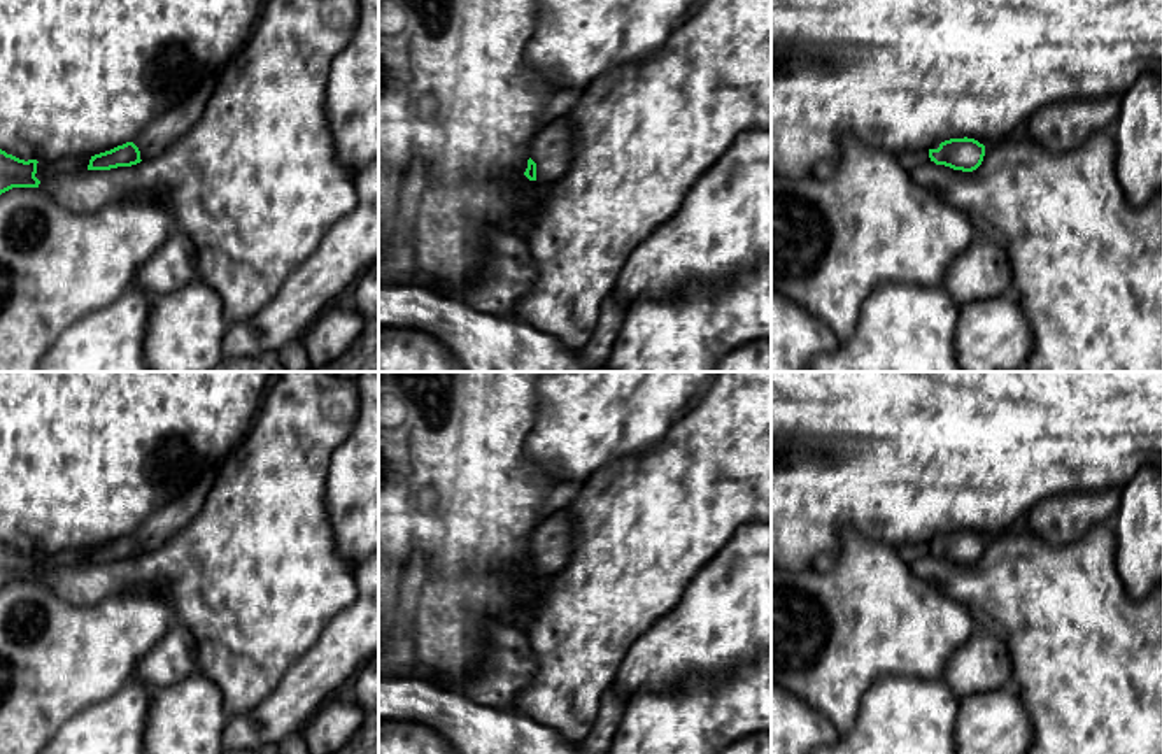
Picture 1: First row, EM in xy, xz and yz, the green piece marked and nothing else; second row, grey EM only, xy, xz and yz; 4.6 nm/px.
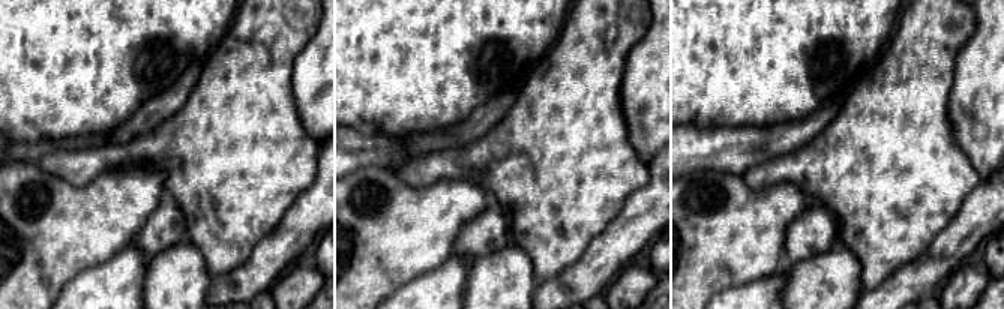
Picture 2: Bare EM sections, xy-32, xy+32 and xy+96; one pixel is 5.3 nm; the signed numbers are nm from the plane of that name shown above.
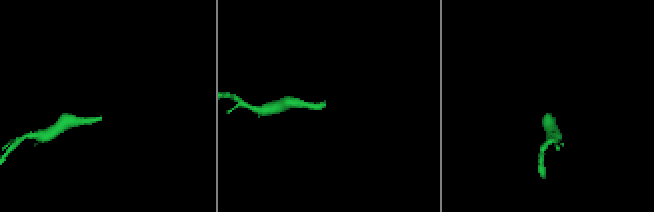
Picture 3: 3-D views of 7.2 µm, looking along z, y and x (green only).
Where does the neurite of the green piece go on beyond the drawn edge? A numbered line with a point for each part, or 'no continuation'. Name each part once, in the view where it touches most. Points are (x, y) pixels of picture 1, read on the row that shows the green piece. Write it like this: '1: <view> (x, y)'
1: xz (551, 148)

